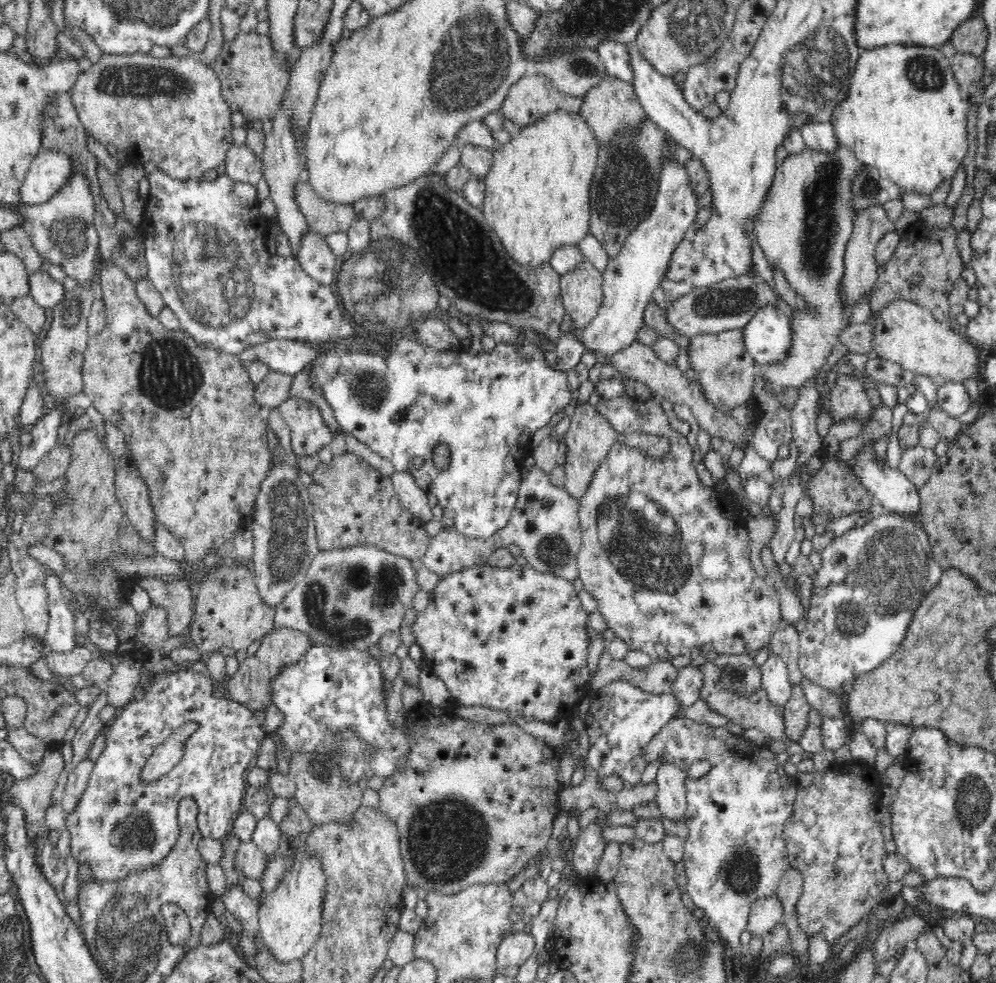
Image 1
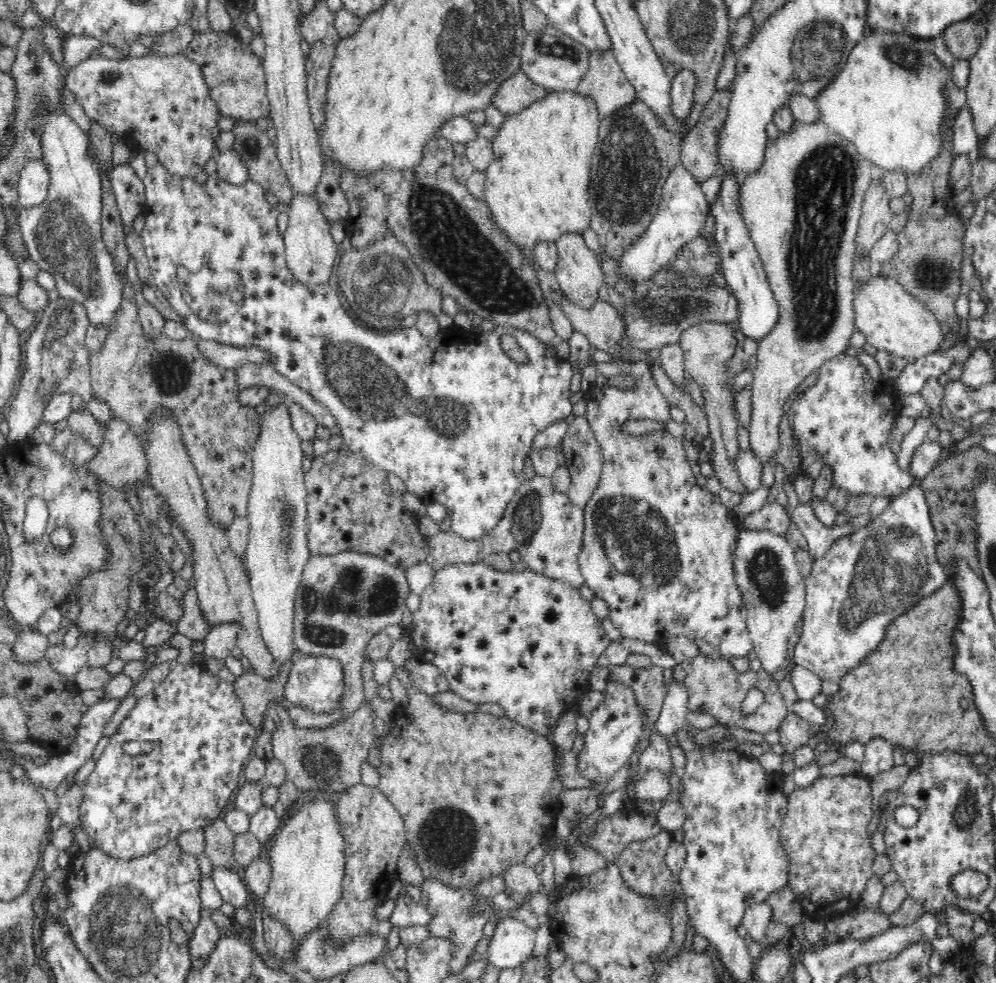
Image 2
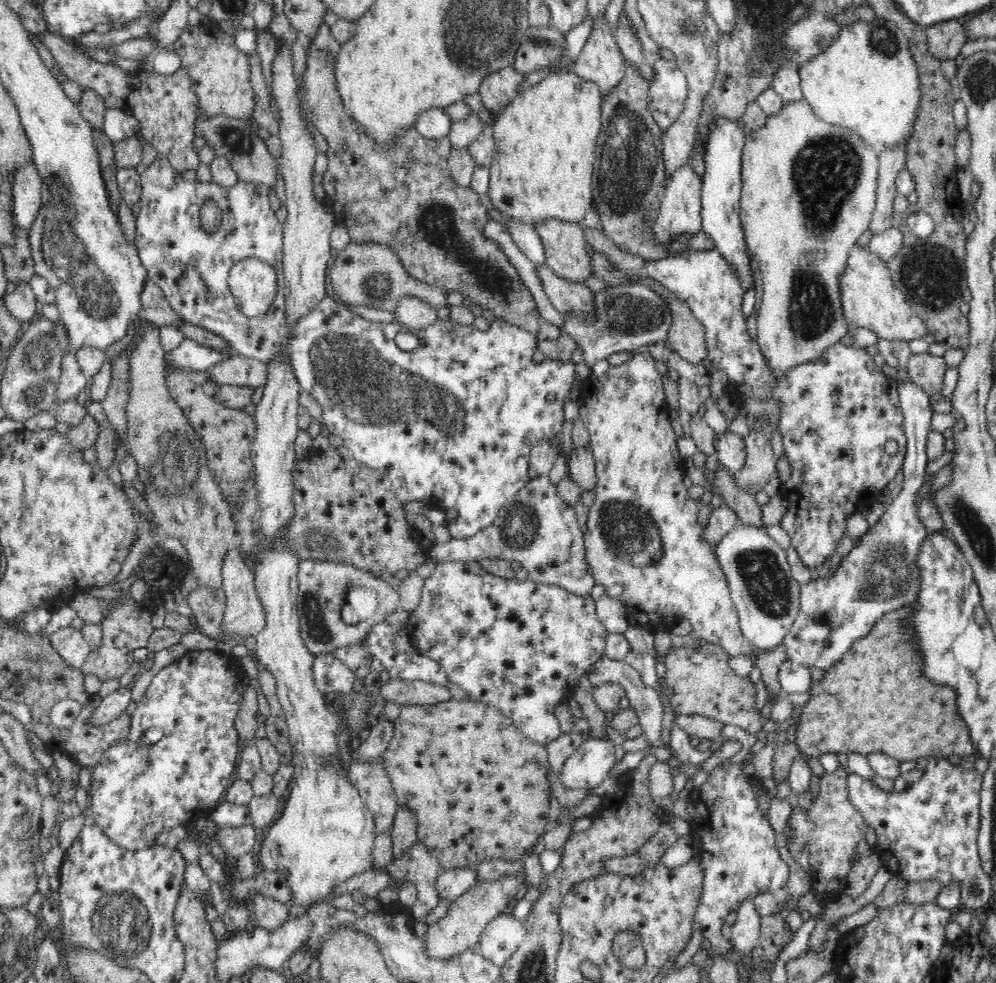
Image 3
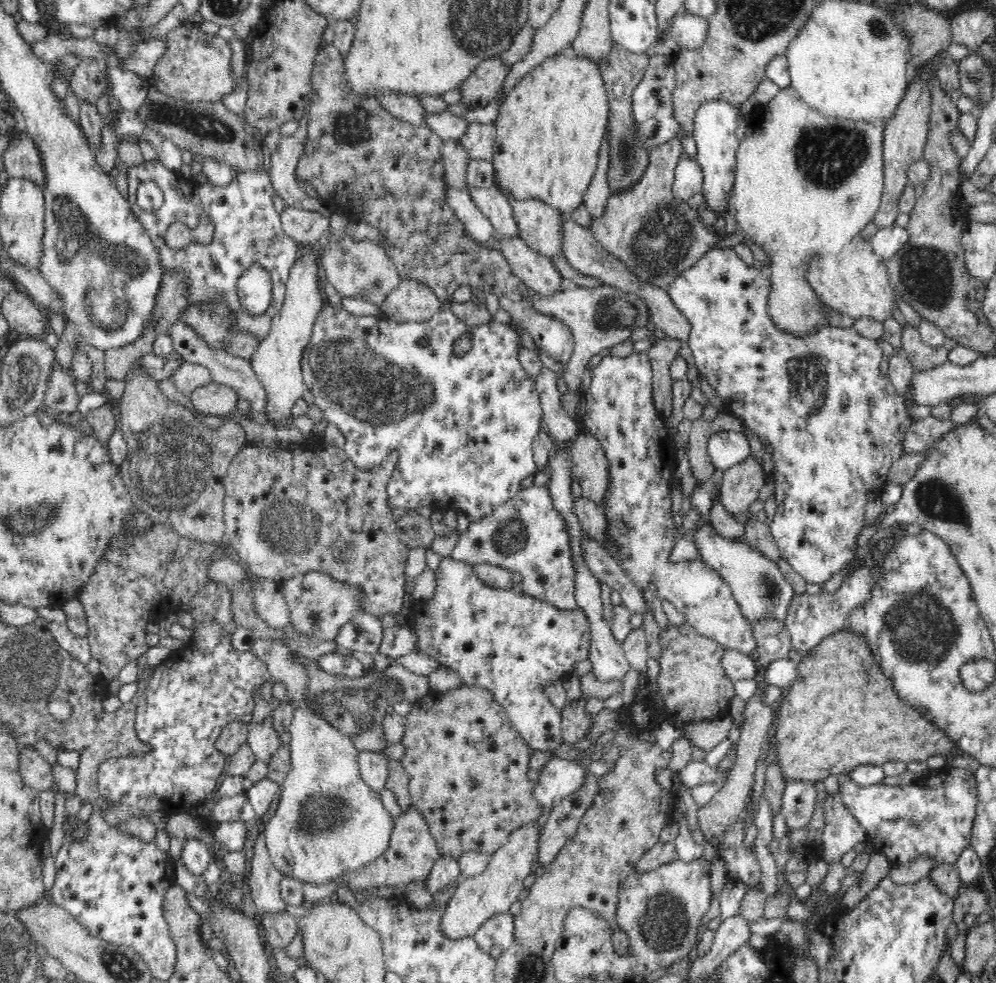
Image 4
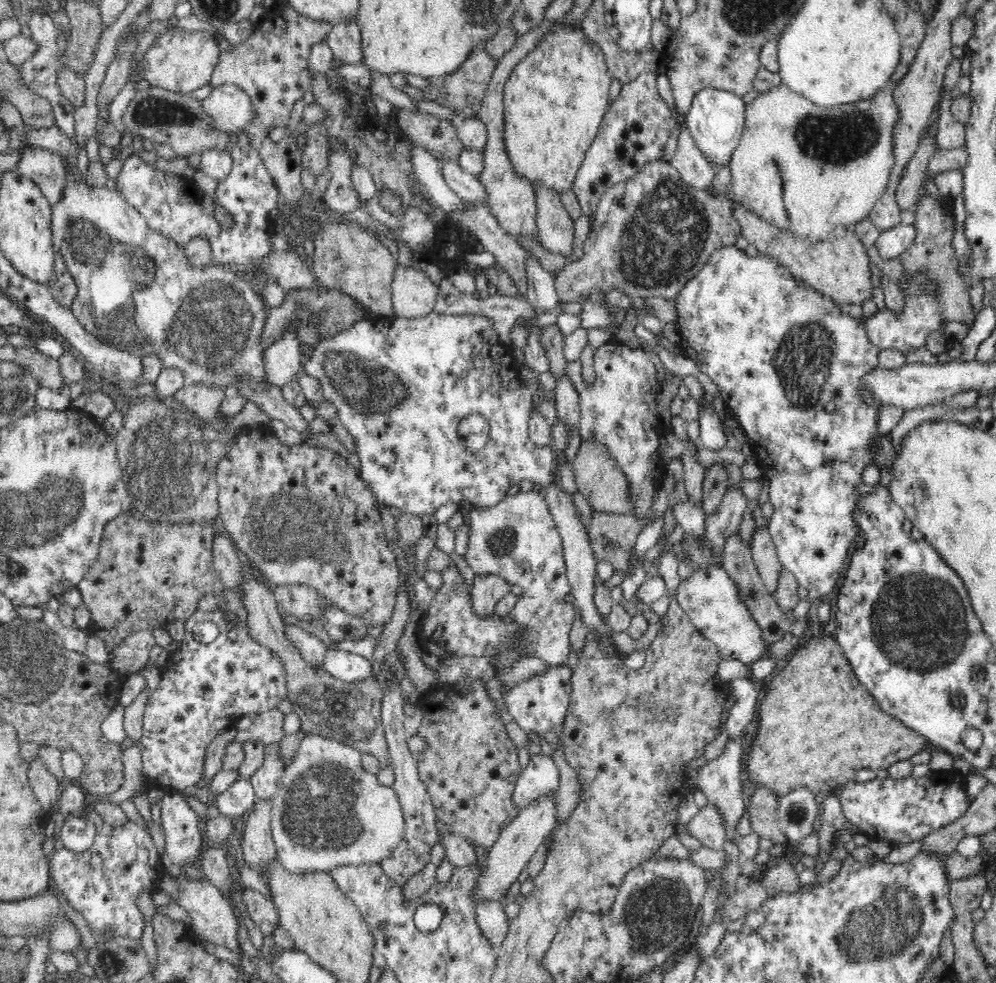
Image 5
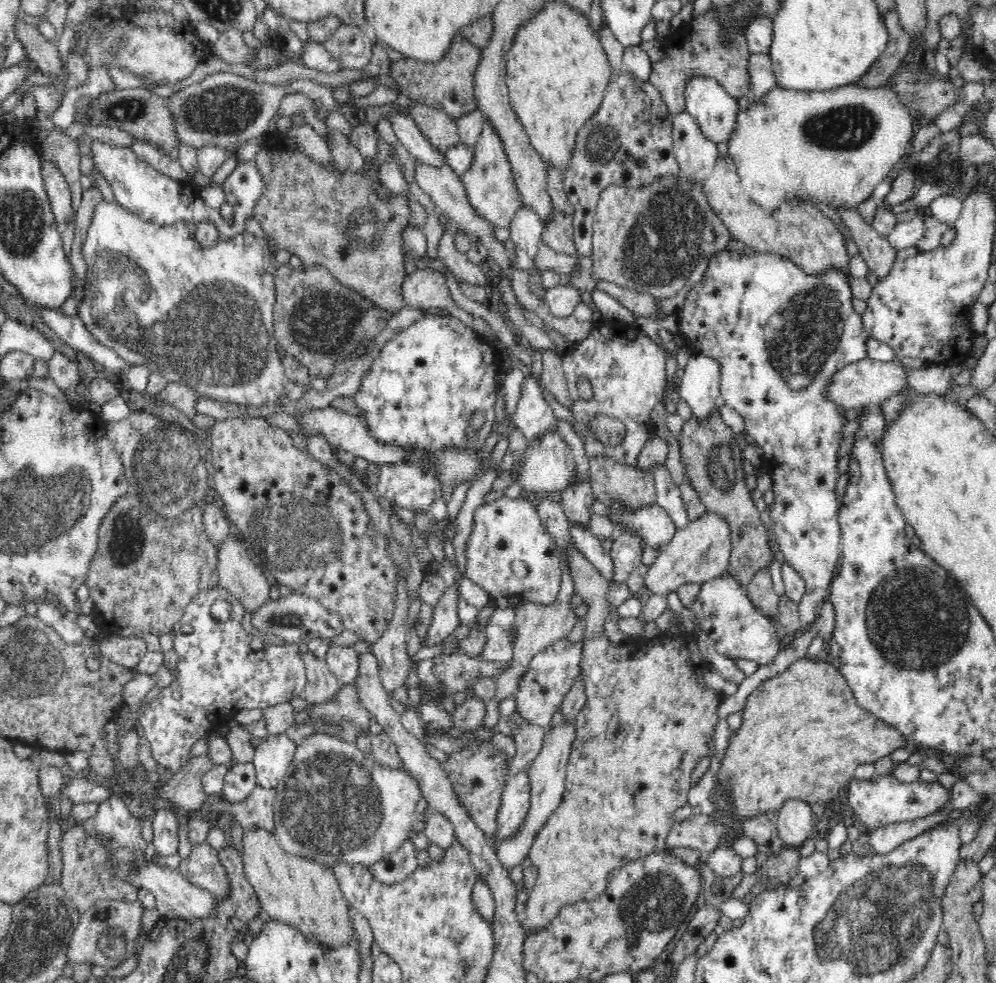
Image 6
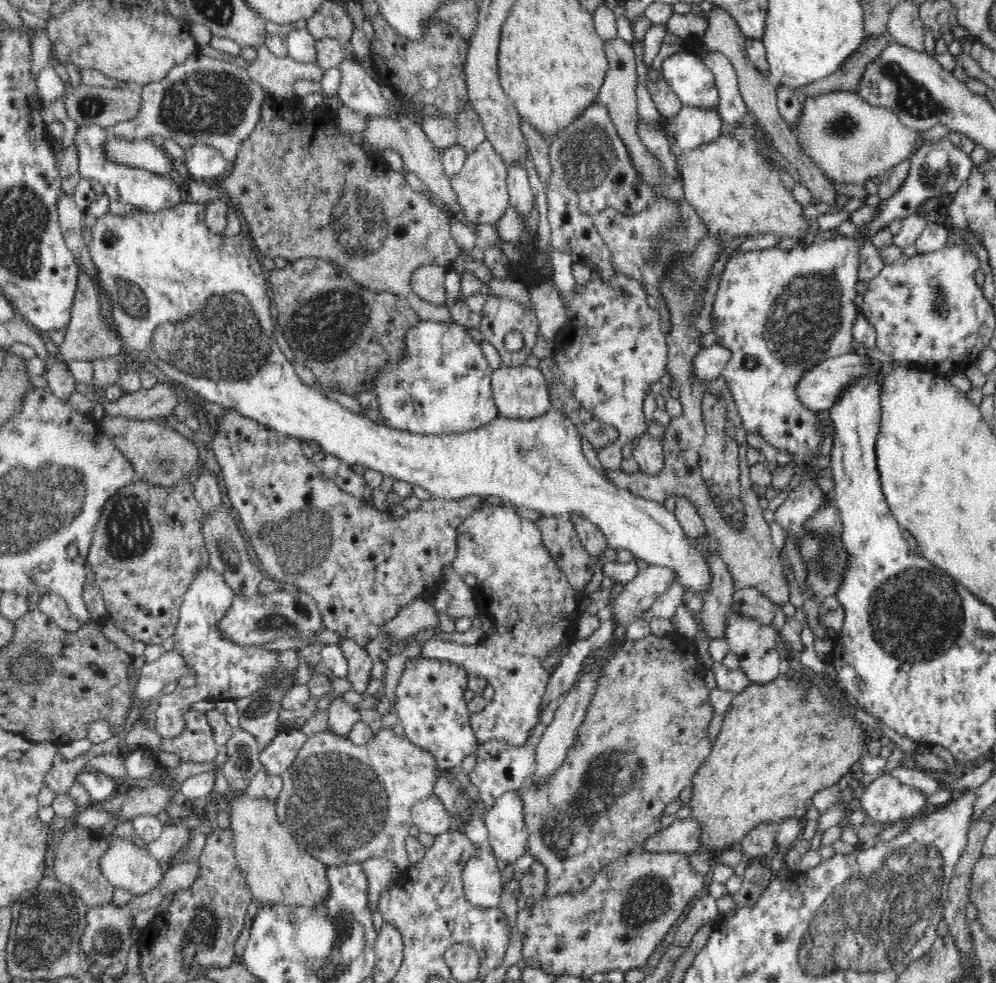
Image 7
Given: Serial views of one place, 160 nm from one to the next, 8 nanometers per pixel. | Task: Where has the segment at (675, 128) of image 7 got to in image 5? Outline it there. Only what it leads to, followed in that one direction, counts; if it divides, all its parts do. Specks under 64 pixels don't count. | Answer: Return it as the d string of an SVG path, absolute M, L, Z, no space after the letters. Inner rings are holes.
M686 124L680 128L678 146L669 163L680 173L683 182L703 191L712 184L718 170L698 150Z

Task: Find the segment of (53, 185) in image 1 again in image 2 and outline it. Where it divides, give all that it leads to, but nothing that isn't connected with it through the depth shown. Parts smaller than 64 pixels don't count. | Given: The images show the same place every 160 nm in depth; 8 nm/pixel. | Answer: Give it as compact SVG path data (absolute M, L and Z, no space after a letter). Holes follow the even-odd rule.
M40 159L28 161L20 172L17 191L23 211L39 209L47 197L50 171Z

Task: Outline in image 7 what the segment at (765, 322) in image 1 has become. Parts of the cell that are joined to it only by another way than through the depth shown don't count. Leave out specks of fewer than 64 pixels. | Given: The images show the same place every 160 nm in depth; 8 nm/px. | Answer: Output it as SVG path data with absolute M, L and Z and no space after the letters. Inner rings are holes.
M680 50L661 65L662 76L683 105L718 109L720 95L712 70L701 57Z

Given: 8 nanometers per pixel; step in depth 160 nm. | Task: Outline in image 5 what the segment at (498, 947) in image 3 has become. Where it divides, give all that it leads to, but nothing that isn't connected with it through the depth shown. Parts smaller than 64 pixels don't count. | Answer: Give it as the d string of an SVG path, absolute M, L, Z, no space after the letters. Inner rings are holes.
M481 901L476 907L478 926L496 949L503 943L509 929L504 908L503 903L496 901Z

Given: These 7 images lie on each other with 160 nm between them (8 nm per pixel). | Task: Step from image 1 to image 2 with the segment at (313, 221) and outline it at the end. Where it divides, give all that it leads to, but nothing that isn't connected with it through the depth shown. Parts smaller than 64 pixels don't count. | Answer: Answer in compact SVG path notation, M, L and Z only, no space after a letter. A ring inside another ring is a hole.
M241 121L235 124L232 132L235 136L232 149L234 149L246 163L248 167L248 178L261 184L266 192L268 191L275 194L279 202L290 203L292 196L294 196L294 193L292 193L292 185L288 183L286 173L282 171L280 159L277 157L277 152L272 141L268 137L268 133L256 129L254 123L243 123Z

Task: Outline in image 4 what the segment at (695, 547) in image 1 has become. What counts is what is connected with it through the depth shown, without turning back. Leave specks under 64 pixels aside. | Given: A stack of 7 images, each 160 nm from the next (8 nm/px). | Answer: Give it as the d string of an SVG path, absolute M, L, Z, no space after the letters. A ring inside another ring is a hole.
M636 349L627 358L616 358L609 354L593 370L591 383L583 389L581 396L581 423L583 431L599 440L609 466L609 487L605 492L601 509L606 517L607 540L619 550L619 564L626 575L638 588L645 590L650 581L657 588L661 600L674 604L676 610L685 617L702 636L714 639L722 647L749 655L757 647L753 625L742 614L728 583L719 573L700 560L680 560L673 564L668 559L676 546L676 524L672 517L671 484L672 472L676 461L674 442L665 426L664 416L656 410L653 399L653 371L647 352Z

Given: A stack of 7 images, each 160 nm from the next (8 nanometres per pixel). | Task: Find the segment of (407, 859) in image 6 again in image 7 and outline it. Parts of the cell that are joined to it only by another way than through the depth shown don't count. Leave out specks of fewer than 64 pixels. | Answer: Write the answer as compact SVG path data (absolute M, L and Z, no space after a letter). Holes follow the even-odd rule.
M382 857L366 859L366 862L361 862L361 865L368 881L370 912L373 914L377 910L382 890L390 882L403 876L404 872L398 869L390 859Z

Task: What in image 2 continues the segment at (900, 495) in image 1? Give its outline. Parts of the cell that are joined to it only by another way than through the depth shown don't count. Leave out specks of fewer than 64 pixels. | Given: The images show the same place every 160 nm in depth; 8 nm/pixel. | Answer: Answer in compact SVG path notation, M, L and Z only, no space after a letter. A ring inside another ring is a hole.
M844 353L827 361L816 374L817 381L814 386L800 393L799 399L791 404L786 414L791 423L797 450L802 451L804 456L809 451L816 450L823 458L823 465L833 468L832 485L848 491L850 495L886 496L894 500L904 494L904 490L912 486L914 477L900 469L896 461L897 455L892 453L887 443L894 422L901 415L898 411L899 398L874 381L858 358L846 356Z

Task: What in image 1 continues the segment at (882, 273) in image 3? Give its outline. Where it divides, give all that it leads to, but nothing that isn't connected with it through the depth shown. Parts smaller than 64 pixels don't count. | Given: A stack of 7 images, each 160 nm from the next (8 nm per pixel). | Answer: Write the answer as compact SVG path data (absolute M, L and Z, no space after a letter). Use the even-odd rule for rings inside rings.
M896 299L884 306L883 310L876 315L874 313L869 320L874 328L873 350L879 358L890 360L900 366L902 369L911 372L929 376L931 379L940 376L948 382L964 382L968 378L980 380L980 354L972 345L967 337L960 336L960 330L951 327L948 322L942 323L934 319L932 312L915 302L906 302L902 299Z

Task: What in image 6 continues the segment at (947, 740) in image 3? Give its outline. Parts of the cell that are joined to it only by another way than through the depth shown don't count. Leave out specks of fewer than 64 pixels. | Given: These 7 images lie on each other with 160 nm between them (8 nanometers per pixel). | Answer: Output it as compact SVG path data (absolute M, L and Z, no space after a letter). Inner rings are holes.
M824 656L815 660L807 659L806 657L797 659L796 662L790 664L780 674L761 682L760 686L746 698L744 708L740 710L739 714L742 722L738 730L731 732L730 736L728 736L728 748L724 752L716 782L716 784L723 784L725 788L730 790L729 800L731 800L731 806L733 807L731 814L733 814L732 818L737 824L735 825L737 829L742 822L750 820L750 817L758 816L758 814L776 814L784 806L786 800L802 800L809 805L817 803L828 804L839 796L842 787L854 779L858 766L861 766L861 764L875 764L876 761L889 756L889 754L892 754L898 748L912 747L909 738L896 730L896 727L885 723L882 719L875 717L870 711L858 705L858 701L856 701L856 697L854 697L854 693L852 693L848 683L846 683L844 675Z

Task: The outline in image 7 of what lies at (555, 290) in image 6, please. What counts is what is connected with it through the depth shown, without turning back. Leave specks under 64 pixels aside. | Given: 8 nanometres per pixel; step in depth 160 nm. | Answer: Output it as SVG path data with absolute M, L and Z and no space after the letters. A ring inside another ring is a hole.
M550 281L532 284L529 292L537 318L538 333L544 339L552 340L569 320L560 292Z

